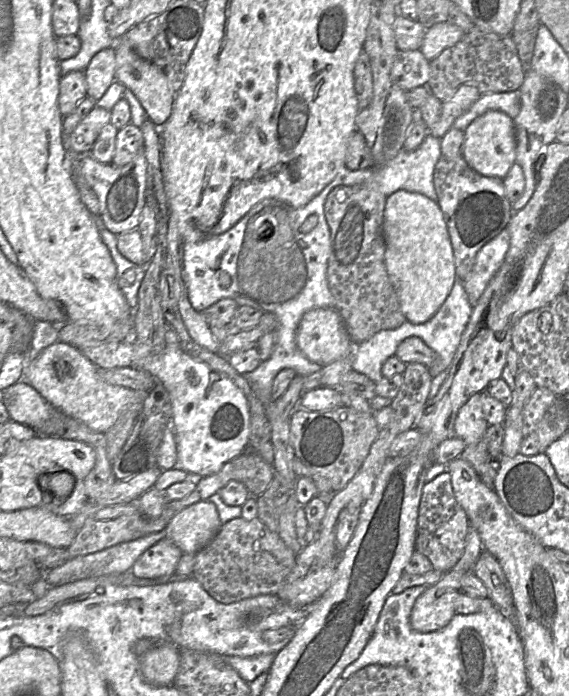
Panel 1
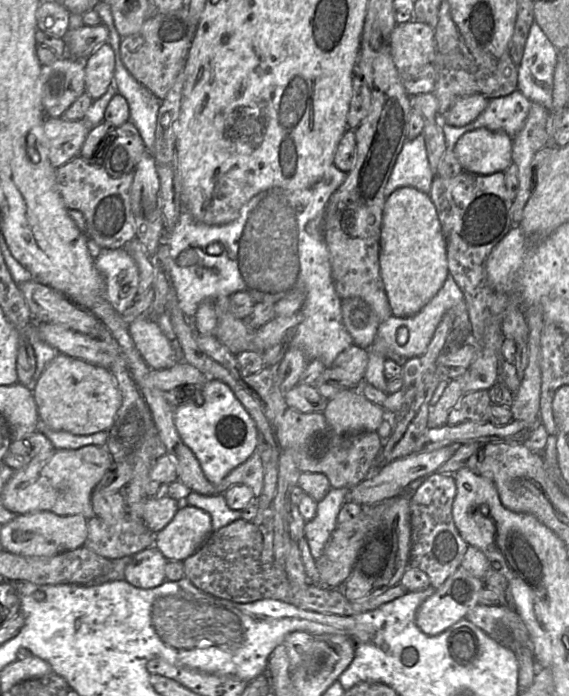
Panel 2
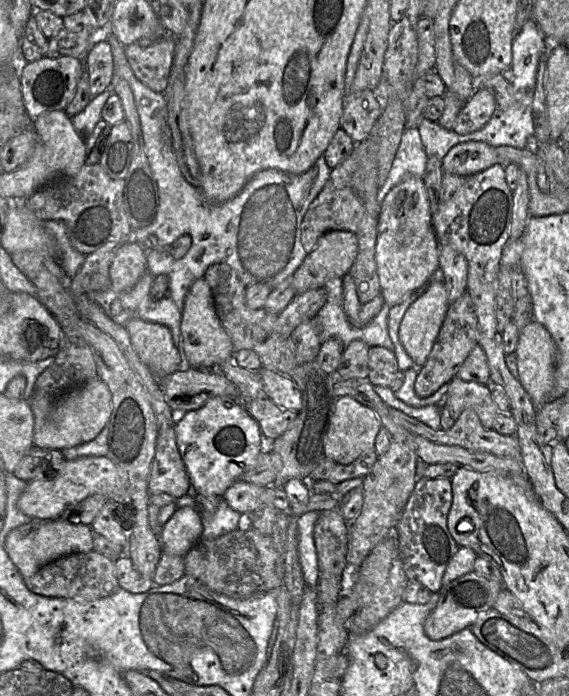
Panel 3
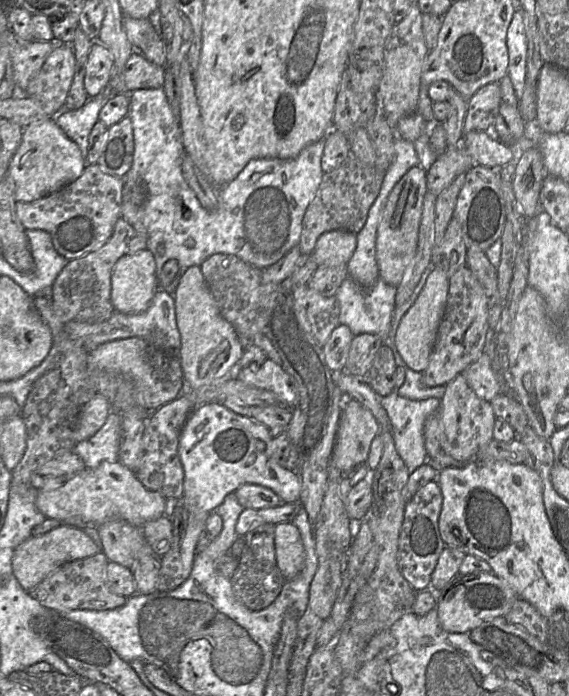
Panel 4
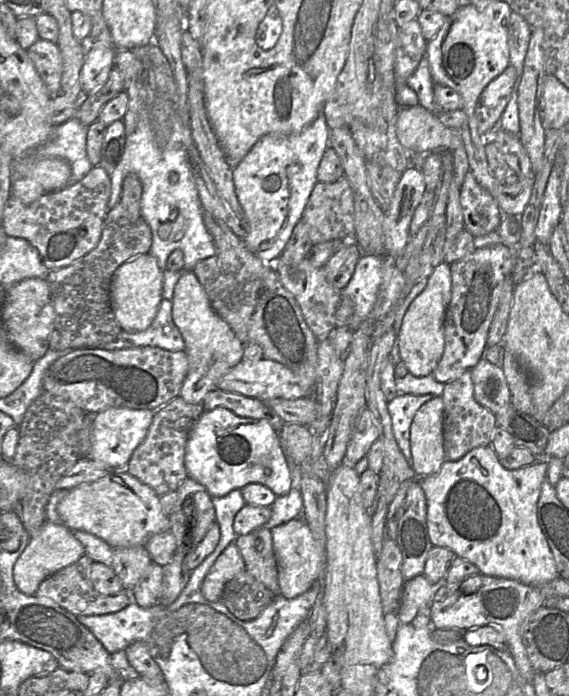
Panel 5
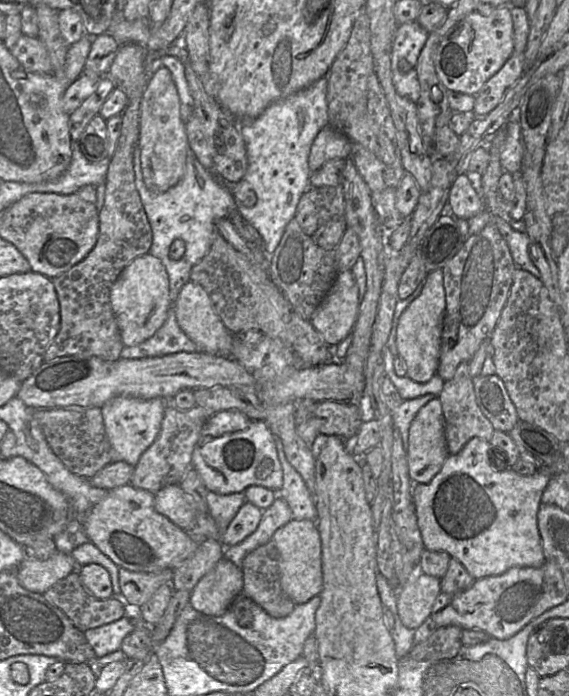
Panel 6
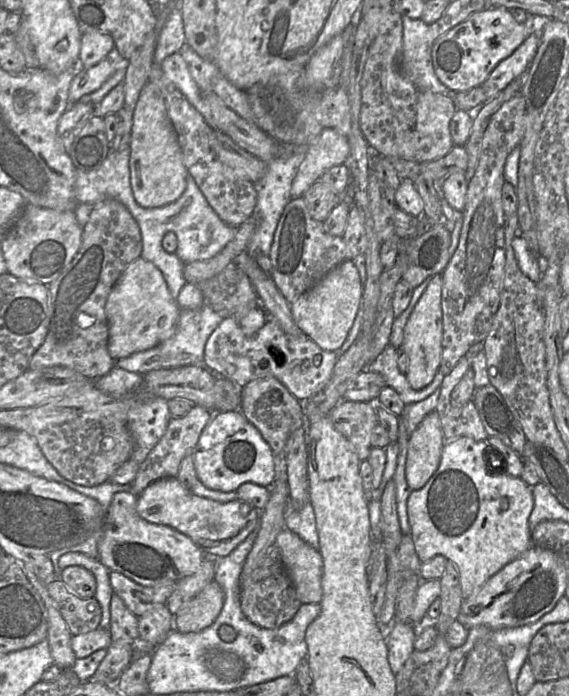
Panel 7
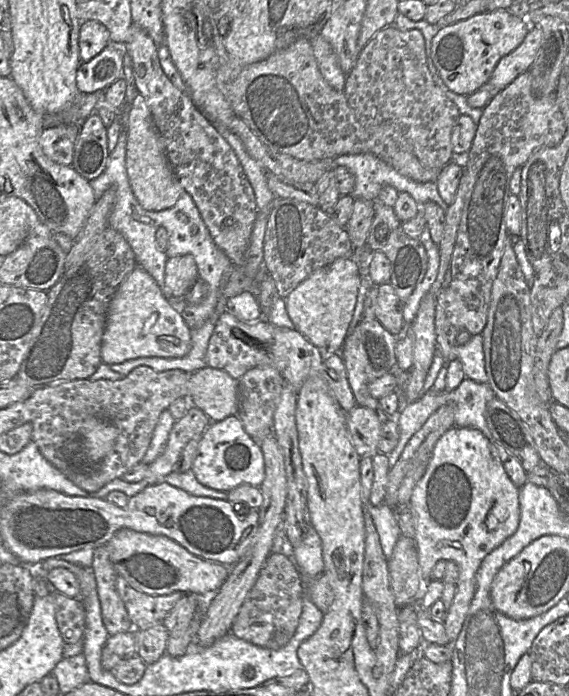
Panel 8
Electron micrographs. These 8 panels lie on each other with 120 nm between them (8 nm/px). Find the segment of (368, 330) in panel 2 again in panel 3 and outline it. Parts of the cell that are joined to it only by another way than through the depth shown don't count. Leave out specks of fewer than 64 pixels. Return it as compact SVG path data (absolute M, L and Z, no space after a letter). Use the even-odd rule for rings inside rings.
M350 273L343 277L343 296L346 316L351 325L357 328L369 324L385 303L381 293L369 302L361 302L354 279Z

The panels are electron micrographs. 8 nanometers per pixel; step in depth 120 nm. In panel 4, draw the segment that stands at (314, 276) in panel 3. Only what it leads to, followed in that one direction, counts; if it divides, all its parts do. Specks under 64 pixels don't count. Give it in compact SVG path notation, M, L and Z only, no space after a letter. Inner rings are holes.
M332 230L323 233L311 253L320 265L348 264L357 245L357 234L345 230Z

